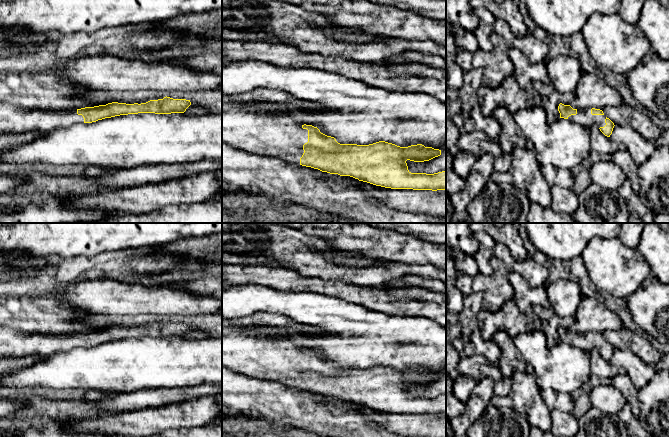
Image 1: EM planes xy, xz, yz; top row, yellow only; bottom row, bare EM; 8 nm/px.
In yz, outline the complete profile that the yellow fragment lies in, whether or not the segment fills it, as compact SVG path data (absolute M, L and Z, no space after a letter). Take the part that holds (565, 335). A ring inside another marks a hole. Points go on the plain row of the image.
M560 327L558 335L560 337L560 342L568 343L571 346L580 348L588 353L593 348L597 349L600 355L607 361L610 361L615 350L600 333L573 333L570 329Z

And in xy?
M167 320L141 328L112 326L106 329L63 335L24 334L12 328L0 326L0 359L20 358L29 355L49 357L73 348L92 347L128 338L184 337L190 329L190 324L173 323Z

